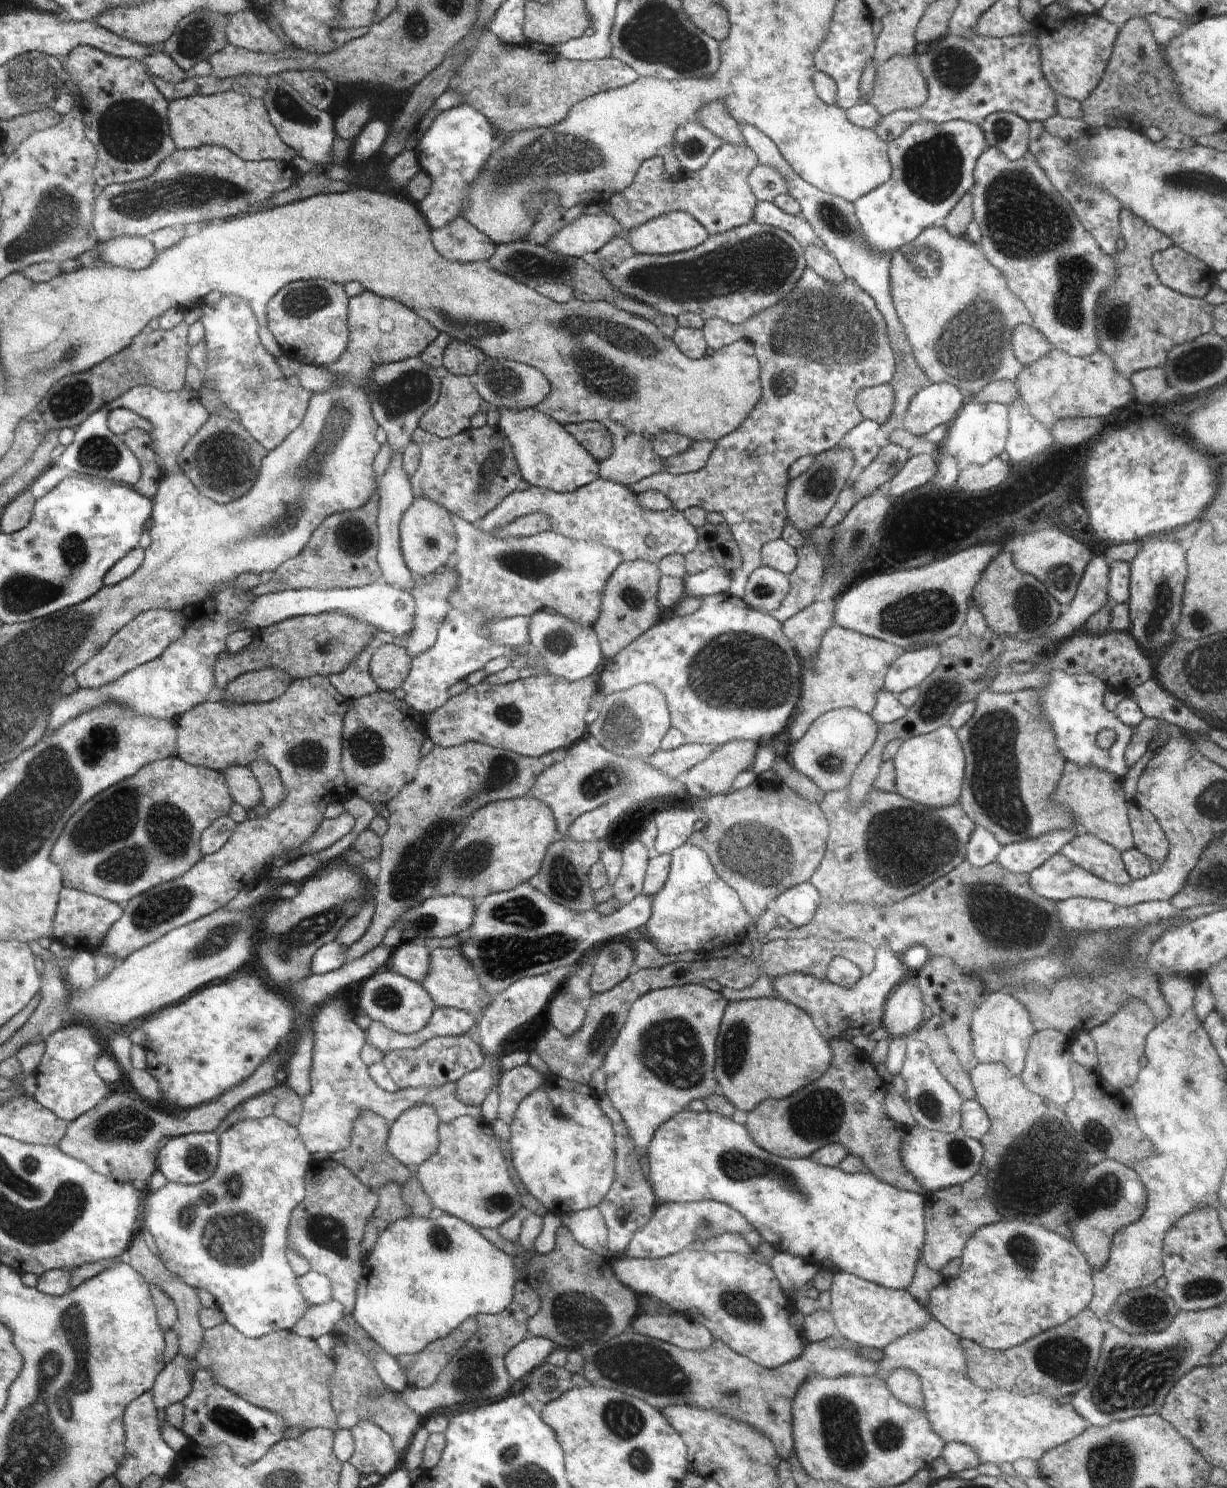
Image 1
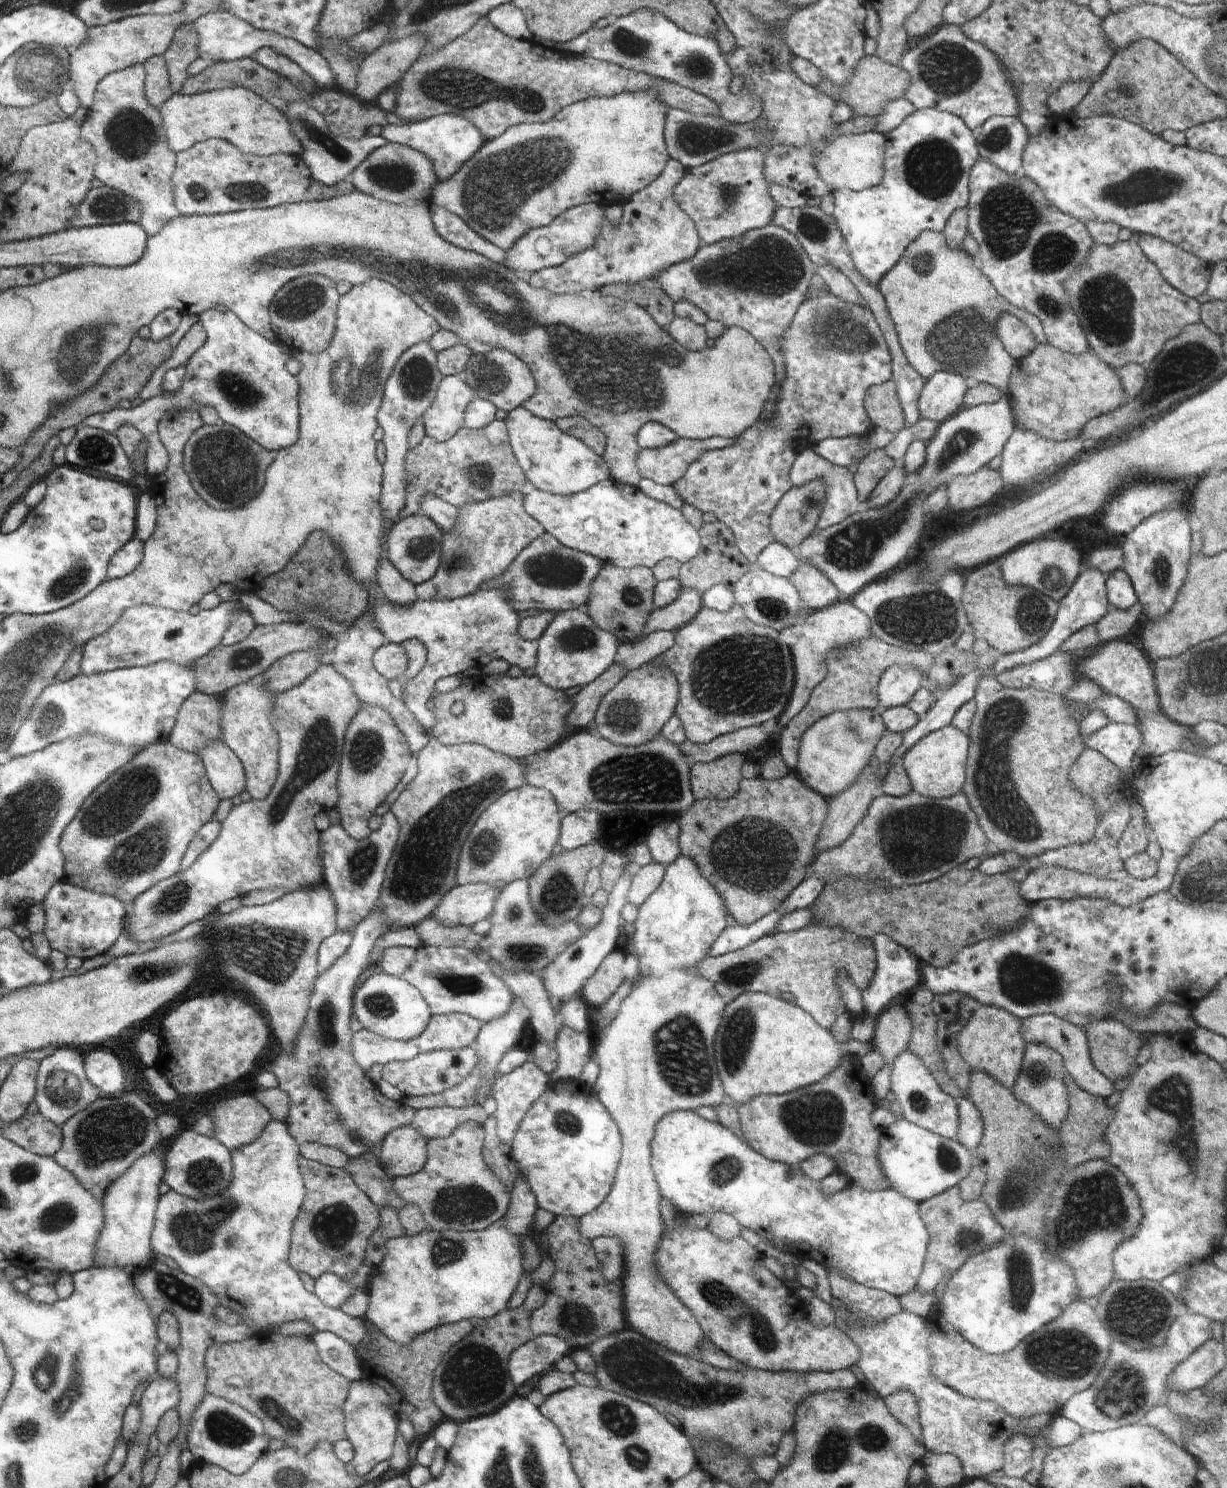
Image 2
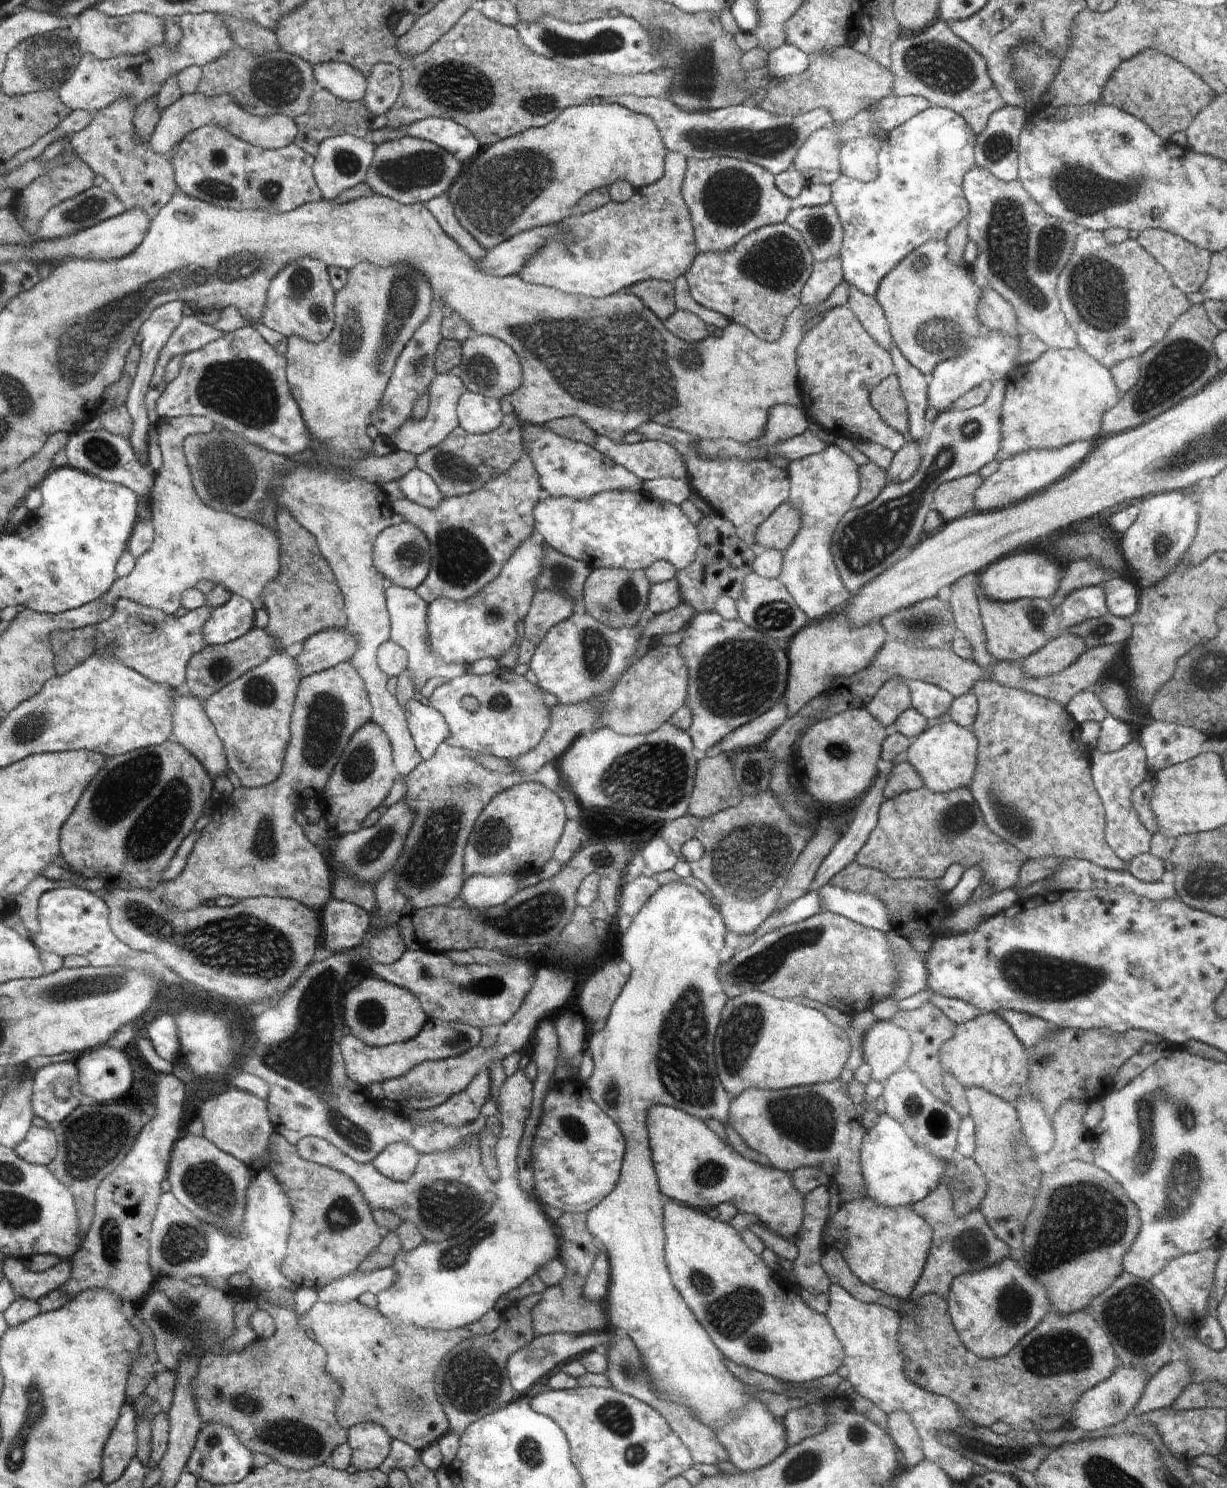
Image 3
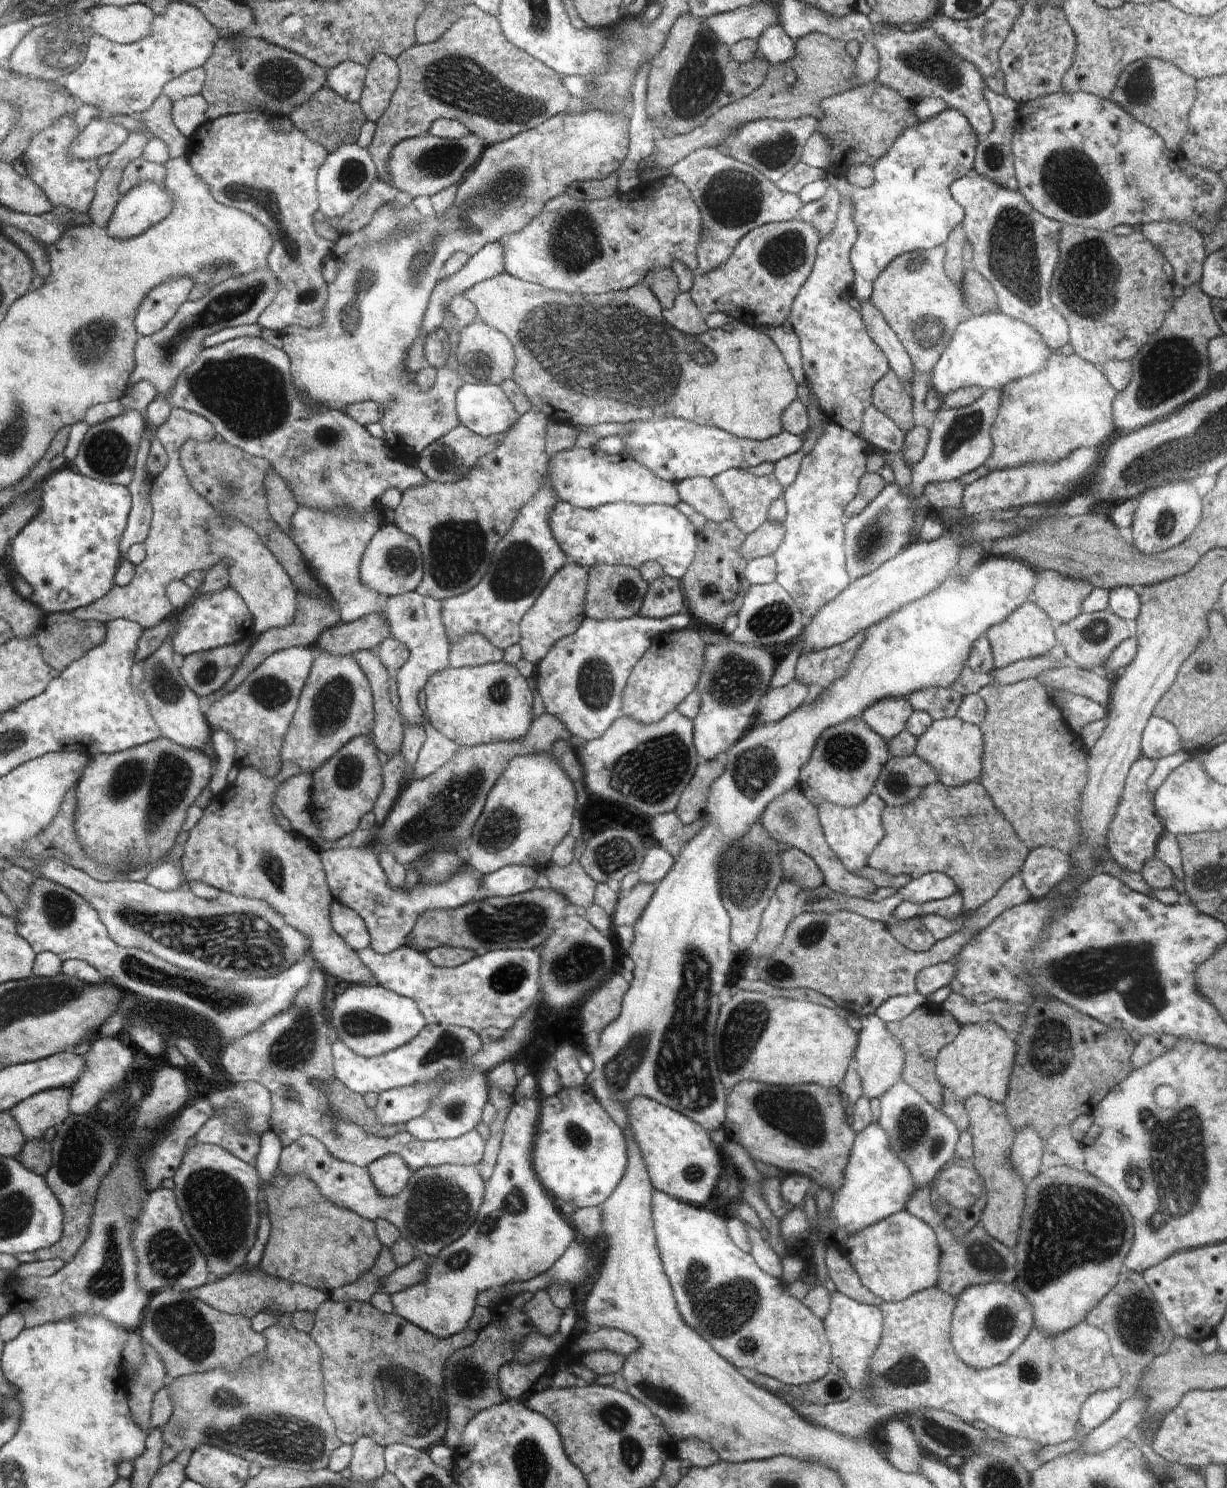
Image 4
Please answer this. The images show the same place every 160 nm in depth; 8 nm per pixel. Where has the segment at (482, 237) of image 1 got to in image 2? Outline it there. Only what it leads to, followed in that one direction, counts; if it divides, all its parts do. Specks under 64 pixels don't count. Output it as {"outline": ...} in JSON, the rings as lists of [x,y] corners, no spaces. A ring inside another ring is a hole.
{"outline":[[[427,204],[427,206],[437,234],[446,242],[458,248],[481,254],[496,264],[505,265],[504,249],[476,234],[469,224],[466,224],[462,218],[451,213],[447,208],[432,204]]]}

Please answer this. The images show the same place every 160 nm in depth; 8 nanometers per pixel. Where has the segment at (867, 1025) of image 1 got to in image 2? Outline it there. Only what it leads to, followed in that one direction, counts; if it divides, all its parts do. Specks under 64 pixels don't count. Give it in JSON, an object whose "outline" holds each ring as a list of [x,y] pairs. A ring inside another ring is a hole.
{"outline":[[[878,934],[871,940],[875,950],[876,970],[872,982],[861,991],[864,1016],[877,1017],[884,1009],[896,1001],[910,998],[914,989],[923,985],[918,958],[907,948],[900,946],[886,935]]]}

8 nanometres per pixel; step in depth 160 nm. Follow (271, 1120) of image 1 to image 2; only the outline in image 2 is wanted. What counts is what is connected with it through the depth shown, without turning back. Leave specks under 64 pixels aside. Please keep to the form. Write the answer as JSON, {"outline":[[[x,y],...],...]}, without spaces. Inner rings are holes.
{"outline":[[[271,1120],[265,1127],[264,1130],[255,1138],[252,1142],[246,1143],[245,1145],[234,1147],[231,1150],[232,1164],[233,1164],[233,1179],[230,1184],[223,1190],[223,1193],[217,1195],[210,1195],[209,1197],[193,1199],[189,1196],[184,1196],[175,1190],[170,1189],[165,1194],[159,1196],[157,1202],[157,1209],[155,1210],[154,1226],[151,1232],[151,1247],[154,1255],[158,1257],[172,1258],[178,1268],[185,1272],[191,1277],[197,1278],[202,1281],[218,1298],[221,1298],[222,1306],[231,1310],[232,1313],[236,1313],[243,1320],[242,1325],[246,1325],[247,1329],[252,1329],[255,1334],[270,1333],[270,1329],[276,1329],[280,1325],[286,1323],[293,1323],[296,1321],[306,1321],[318,1331],[330,1331],[345,1340],[356,1352],[367,1359],[376,1359],[377,1350],[371,1343],[369,1337],[369,1330],[365,1325],[364,1319],[361,1317],[351,1317],[345,1312],[342,1312],[339,1308],[327,1307],[313,1292],[306,1290],[303,1285],[302,1279],[299,1278],[299,1273],[294,1270],[293,1266],[290,1266],[289,1259],[289,1246],[292,1236],[293,1222],[298,1216],[299,1210],[301,1209],[304,1197],[305,1197],[305,1184],[299,1169],[299,1158],[301,1152],[299,1151],[298,1143],[292,1138],[289,1133],[288,1127],[285,1121],[274,1121]]]}

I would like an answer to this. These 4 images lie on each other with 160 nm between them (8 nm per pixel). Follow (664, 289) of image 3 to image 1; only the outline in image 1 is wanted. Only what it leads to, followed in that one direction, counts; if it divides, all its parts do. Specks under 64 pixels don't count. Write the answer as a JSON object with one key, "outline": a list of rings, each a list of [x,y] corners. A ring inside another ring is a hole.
{"outline":[[[528,240],[514,241],[511,243],[500,243],[495,245],[494,254],[488,260],[489,266],[500,274],[515,278],[519,283],[535,289],[542,283],[564,283],[573,290],[573,298],[581,301],[606,301],[616,306],[621,311],[641,316],[651,322],[660,330],[664,337],[672,339],[675,330],[679,327],[677,320],[670,315],[665,315],[654,310],[654,307],[646,303],[635,301],[633,298],[621,295],[607,280],[603,274],[596,271],[581,257],[565,257],[548,247],[537,245]]]}

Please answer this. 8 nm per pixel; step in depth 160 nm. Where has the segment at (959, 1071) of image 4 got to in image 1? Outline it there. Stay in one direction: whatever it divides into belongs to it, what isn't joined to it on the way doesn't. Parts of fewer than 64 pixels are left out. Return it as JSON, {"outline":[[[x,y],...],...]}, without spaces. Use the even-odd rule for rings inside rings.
{"outline":[[[1006,989],[992,991],[971,1016],[971,1039],[974,1056],[979,1063],[1002,1063],[1013,1075],[1021,1075],[1029,1049],[1029,1042],[1035,1033],[1030,1011]]]}

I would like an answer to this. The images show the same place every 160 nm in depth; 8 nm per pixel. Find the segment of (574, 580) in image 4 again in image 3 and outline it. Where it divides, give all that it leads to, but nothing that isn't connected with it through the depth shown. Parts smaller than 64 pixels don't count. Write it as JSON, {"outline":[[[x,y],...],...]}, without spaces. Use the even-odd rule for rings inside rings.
{"outline":[[[544,591],[533,596],[530,610],[524,618],[525,637],[532,647],[538,646],[546,633],[559,622],[571,617],[574,613],[574,601],[562,593]]]}

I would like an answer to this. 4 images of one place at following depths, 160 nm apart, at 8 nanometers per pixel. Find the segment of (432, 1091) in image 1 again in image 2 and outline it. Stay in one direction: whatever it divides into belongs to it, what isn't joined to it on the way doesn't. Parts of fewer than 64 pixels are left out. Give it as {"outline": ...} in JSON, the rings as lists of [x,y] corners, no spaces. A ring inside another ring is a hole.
{"outline":[[[377,906],[375,910],[364,919],[352,932],[352,942],[348,950],[336,959],[336,962],[323,973],[319,973],[315,985],[309,996],[309,1009],[304,1024],[301,1026],[295,1047],[290,1055],[278,1053],[277,1058],[266,1064],[265,1070],[272,1072],[278,1079],[279,1087],[289,1094],[291,1107],[289,1117],[285,1123],[292,1138],[298,1146],[308,1143],[318,1143],[327,1147],[337,1148],[349,1157],[356,1158],[366,1151],[380,1152],[384,1137],[391,1131],[401,1126],[413,1126],[422,1133],[427,1142],[436,1137],[446,1138],[463,1122],[472,1121],[482,1124],[486,1118],[486,1111],[480,1105],[471,1107],[434,1107],[415,1109],[386,1098],[385,1094],[376,1086],[361,1066],[355,1061],[351,1049],[350,1021],[353,1018],[354,984],[362,971],[371,967],[370,953],[376,939],[386,932],[383,919],[379,916]]]}

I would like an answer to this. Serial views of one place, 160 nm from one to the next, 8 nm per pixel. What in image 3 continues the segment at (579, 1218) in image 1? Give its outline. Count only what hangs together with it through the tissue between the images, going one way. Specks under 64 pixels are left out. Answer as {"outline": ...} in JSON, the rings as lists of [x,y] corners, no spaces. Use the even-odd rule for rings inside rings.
{"outline":[[[680,881],[658,885],[658,890],[631,919],[630,926],[620,939],[620,959],[630,964],[632,972],[612,1005],[605,1027],[588,1035],[585,1052],[592,1058],[594,1069],[583,1083],[590,1098],[620,1128],[625,1153],[614,1190],[587,1212],[585,1225],[609,1256],[611,1277],[603,1304],[610,1331],[624,1332],[634,1341],[659,1397],[688,1405],[699,1421],[714,1429],[736,1468],[755,1471],[776,1460],[787,1449],[783,1421],[777,1421],[773,1413],[755,1399],[754,1391],[728,1370],[725,1356],[674,1286],[665,1261],[665,1204],[651,1159],[646,1124],[647,1110],[654,1105],[668,1105],[703,1121],[714,1118],[724,1126],[728,1124],[729,1104],[734,1096],[718,1082],[714,1062],[714,1036],[728,999],[717,975],[720,950],[725,946],[728,927],[721,912],[702,893],[693,885]]]}

